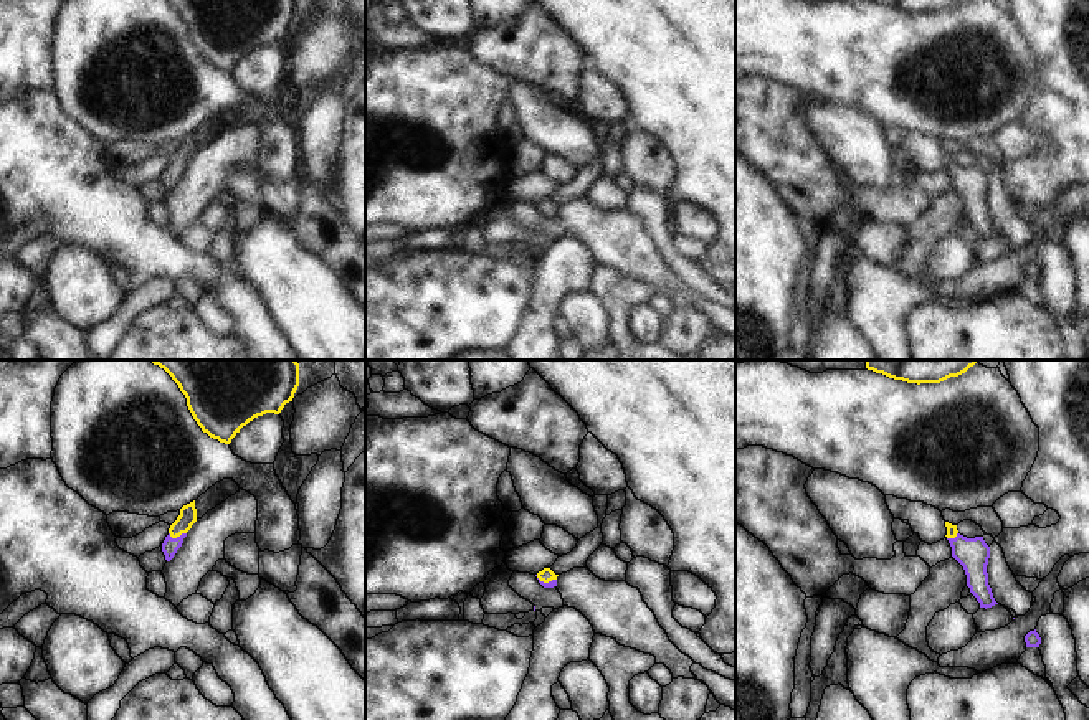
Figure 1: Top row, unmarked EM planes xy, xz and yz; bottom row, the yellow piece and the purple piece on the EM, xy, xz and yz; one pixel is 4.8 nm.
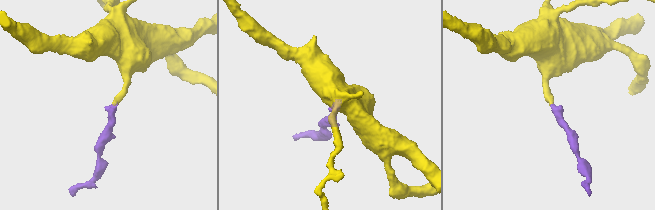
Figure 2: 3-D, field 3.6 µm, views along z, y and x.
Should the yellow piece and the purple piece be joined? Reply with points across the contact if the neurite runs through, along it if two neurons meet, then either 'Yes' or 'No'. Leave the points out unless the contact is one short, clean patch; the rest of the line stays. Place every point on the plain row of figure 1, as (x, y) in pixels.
Path across: xy (187, 147), (177, 165), (171, 175). Yes

